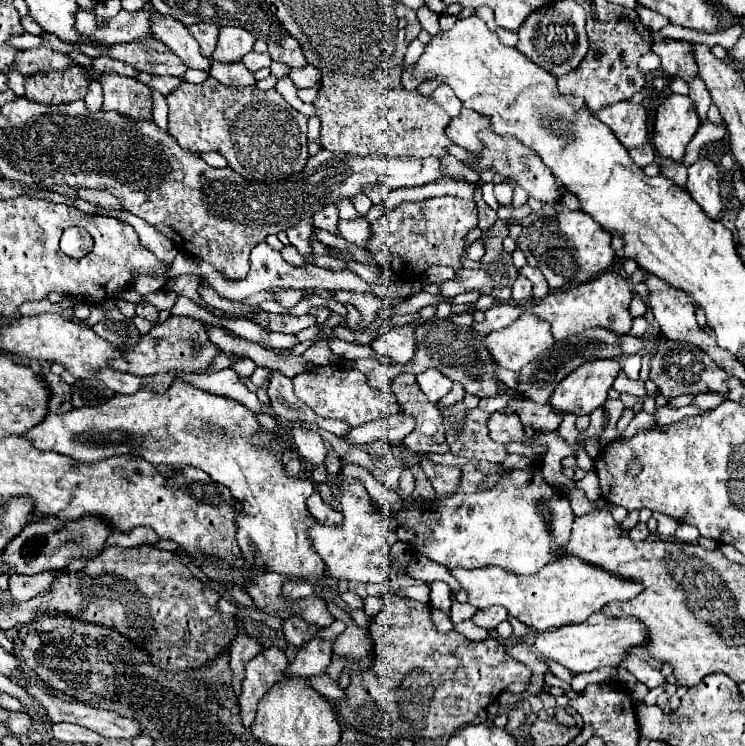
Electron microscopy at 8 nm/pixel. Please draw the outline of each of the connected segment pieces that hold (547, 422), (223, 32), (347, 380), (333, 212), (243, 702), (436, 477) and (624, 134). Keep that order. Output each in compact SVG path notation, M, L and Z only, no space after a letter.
M518 400L502 408L502 412L516 412L524 426L532 426L536 432L552 432L562 422L562 412L550 404L538 404L534 400Z
M220 26L218 44L216 44L216 50L214 50L212 58L220 60L220 62L242 60L242 56L252 50L254 42L256 42L256 38L250 32L246 32L244 28Z
M338 364L318 366L318 368L314 368L314 372L298 374L292 380L292 384L294 384L294 394L304 404L308 404L318 416L338 418L338 420L348 422L350 426L360 426L364 422L378 420L378 418L400 412L400 406L396 402L394 392L382 392L382 390L370 388L366 376L354 368L344 368Z
M328 204L320 212L316 212L312 220L314 220L316 228L328 230L332 234L338 234L338 222L340 222L340 218L338 218L338 208L334 204Z
M268 648L246 662L242 692L238 698L242 710L242 722L246 726L250 726L256 716L258 700L268 692L272 684L276 684L284 676L286 668L288 668L288 658L282 648Z
M420 462L424 474L428 476L428 480L432 482L436 494L440 498L448 498L452 496L458 486L460 486L460 468L454 468L454 466L442 466L442 464L434 464L434 462Z
M622 102L604 108L598 118L616 134L616 138L630 150L642 146L650 140L648 134L648 116L642 104Z

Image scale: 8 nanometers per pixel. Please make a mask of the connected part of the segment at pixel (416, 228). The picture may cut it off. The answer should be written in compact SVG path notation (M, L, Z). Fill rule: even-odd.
M452 196L429 198L422 202L404 202L374 222L374 236L366 250L374 256L372 264L390 268L404 278L420 278L432 264L444 264L462 270L462 252L466 236L478 226L478 208Z

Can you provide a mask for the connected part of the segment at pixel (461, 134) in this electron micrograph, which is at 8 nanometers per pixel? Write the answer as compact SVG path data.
M468 108L460 110L460 116L456 116L450 122L450 128L446 130L450 140L472 154L480 154L484 150L484 142L480 140L480 132L492 130L492 124L486 116L480 116L478 112L470 112Z

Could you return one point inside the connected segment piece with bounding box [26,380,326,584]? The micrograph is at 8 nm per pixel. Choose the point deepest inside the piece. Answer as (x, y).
(184, 426)

